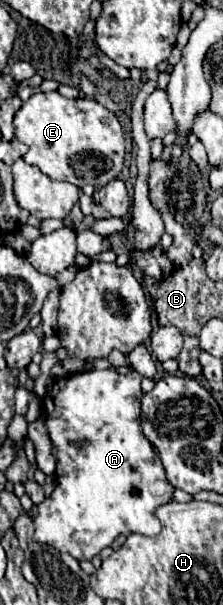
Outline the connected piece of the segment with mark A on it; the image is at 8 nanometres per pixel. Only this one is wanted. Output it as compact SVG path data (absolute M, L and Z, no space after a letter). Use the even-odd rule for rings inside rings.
M90 370L90 372L80 372L80 374L70 374L70 376L64 376L64 378L58 378L58 382L52 384L50 388L50 402L52 402L52 408L46 404L48 408L48 416L44 420L44 426L46 426L46 432L54 444L54 450L52 454L56 456L56 464L58 464L58 484L52 492L52 496L48 496L44 502L36 506L36 520L34 520L34 526L36 526L36 532L34 532L34 540L42 542L42 544L48 544L48 546L54 546L56 550L60 552L68 552L70 556L74 556L76 560L90 560L92 556L96 556L102 548L110 546L118 534L132 534L132 532L140 532L144 536L154 536L160 532L160 522L152 516L152 512L170 502L170 496L174 492L174 488L166 482L166 472L164 472L164 466L160 464L160 458L154 454L154 448L152 444L148 444L148 440L144 440L144 434L142 434L142 428L140 428L140 400L142 400L142 390L140 390L140 380L142 376L138 372L130 372L130 374L118 374L116 370Z

